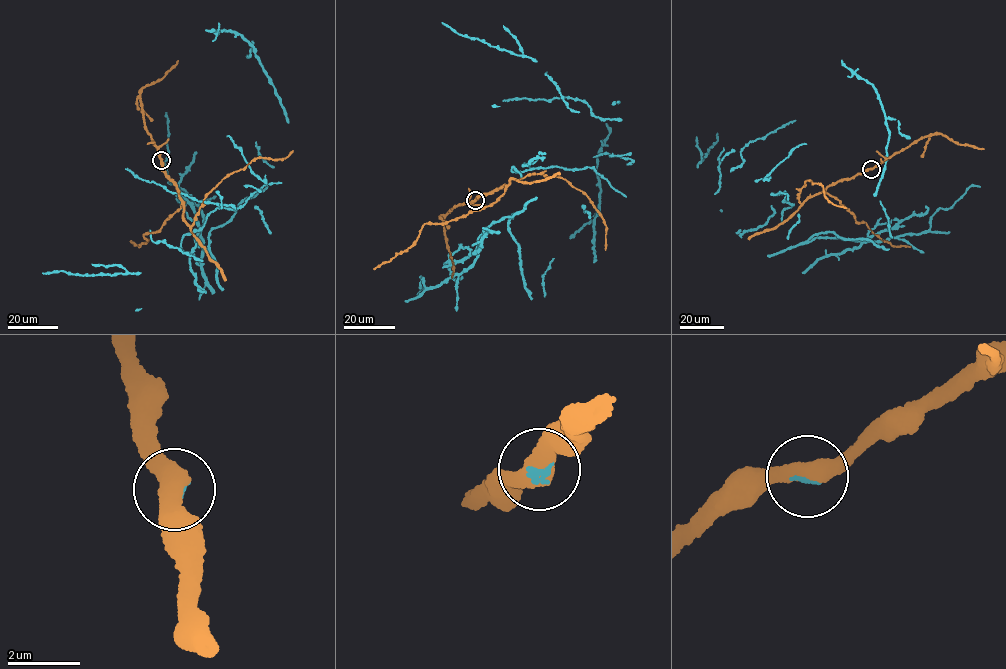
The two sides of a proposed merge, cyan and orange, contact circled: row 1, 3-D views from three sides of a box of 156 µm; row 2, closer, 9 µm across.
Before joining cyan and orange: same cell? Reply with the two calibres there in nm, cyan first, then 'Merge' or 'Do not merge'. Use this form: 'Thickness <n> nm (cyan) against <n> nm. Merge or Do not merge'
Thickness 130 nm (cyan) against 500 nm. Merge

